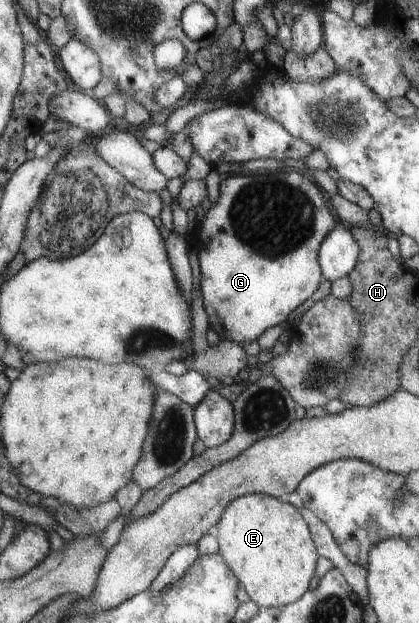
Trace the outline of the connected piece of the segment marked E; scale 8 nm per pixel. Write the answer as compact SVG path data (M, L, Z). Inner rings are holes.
M250 493L228 506L217 528L219 553L260 607L279 607L308 591L319 552L309 523L296 506L280 502L278 497Z

